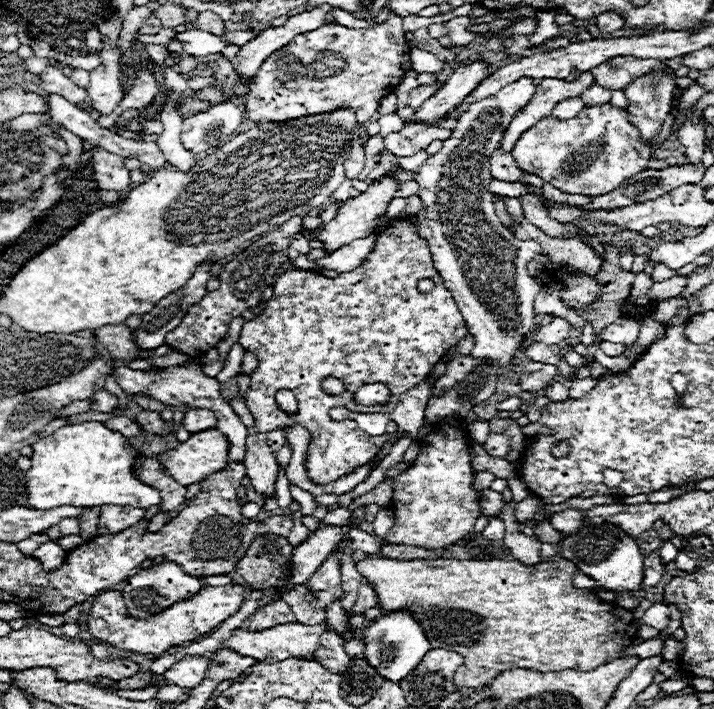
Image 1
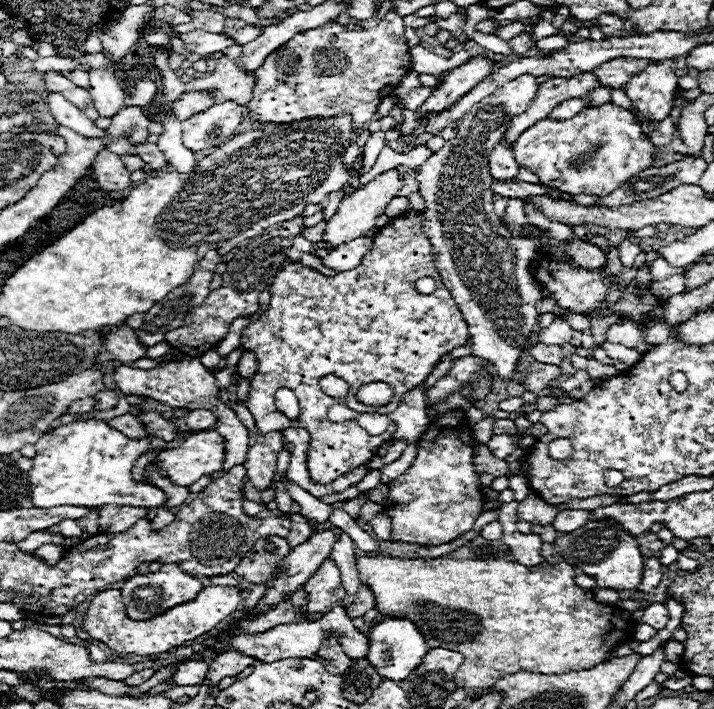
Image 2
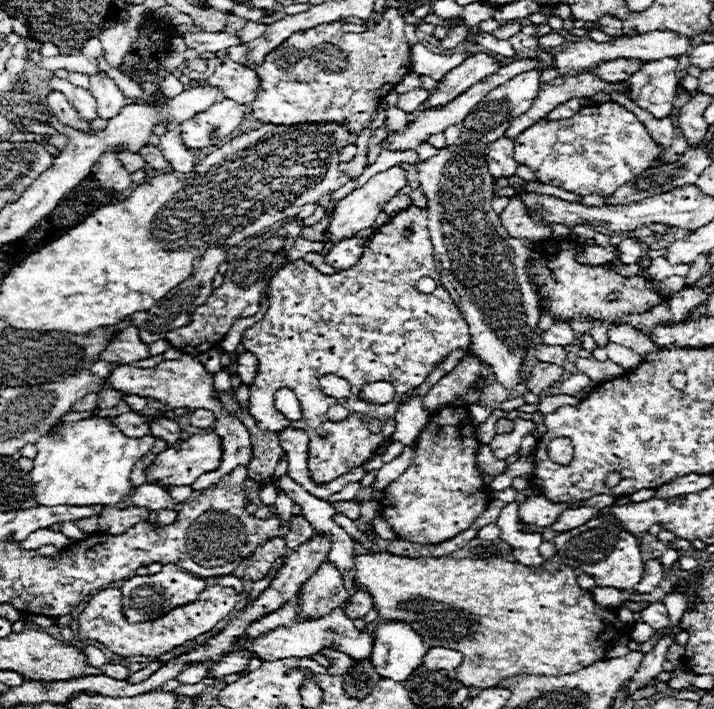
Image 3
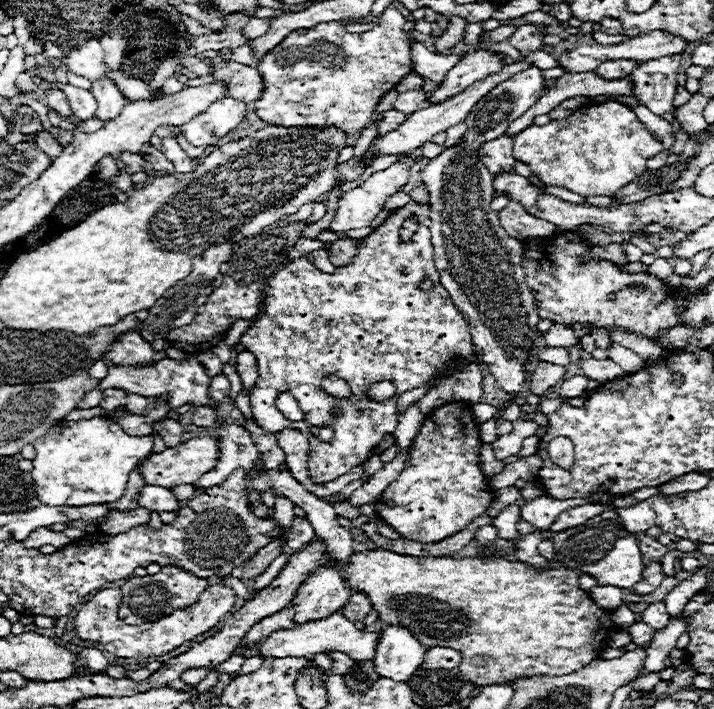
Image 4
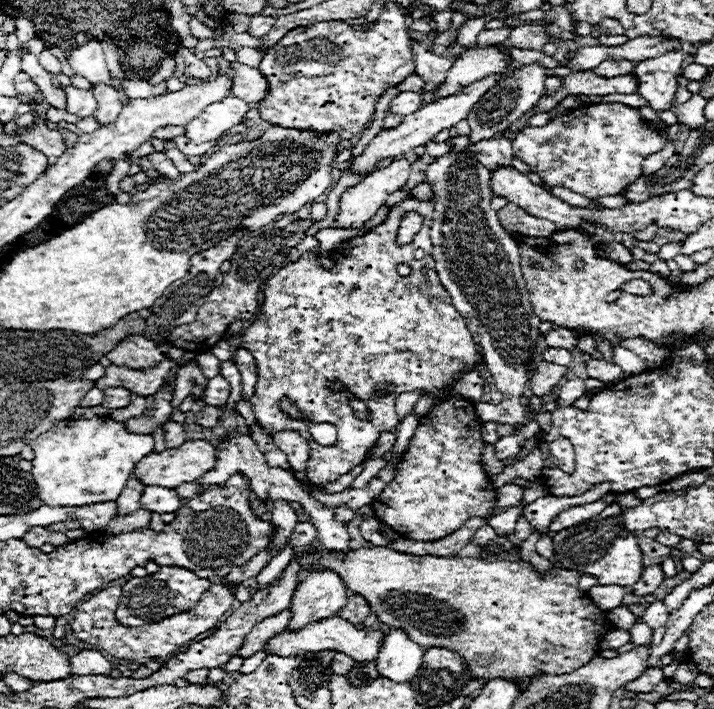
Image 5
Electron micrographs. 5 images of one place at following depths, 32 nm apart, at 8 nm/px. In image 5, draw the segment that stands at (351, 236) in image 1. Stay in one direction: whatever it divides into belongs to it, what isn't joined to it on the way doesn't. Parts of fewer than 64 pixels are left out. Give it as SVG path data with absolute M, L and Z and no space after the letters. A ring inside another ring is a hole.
M406 158L394 160L386 168L374 170L370 176L360 180L356 186L348 188L340 200L340 214L334 228L362 226L368 222L378 208L386 202L386 196L400 190L408 176L412 164Z

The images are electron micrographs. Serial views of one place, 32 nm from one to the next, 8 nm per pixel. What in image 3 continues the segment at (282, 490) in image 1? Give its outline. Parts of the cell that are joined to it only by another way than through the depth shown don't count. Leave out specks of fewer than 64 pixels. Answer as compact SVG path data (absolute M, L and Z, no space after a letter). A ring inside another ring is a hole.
M278 494L278 498L276 498L276 502L274 502L274 506L276 506L276 518L278 520L282 520L282 522L286 522L286 524L290 524L290 520L292 520L292 506L294 506L294 502L286 496L286 494Z

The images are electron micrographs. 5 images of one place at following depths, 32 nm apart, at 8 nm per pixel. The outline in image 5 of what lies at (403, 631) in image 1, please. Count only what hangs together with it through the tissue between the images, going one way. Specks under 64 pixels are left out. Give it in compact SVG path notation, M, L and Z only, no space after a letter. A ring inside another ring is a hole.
M394 630L386 632L386 640L382 644L382 650L376 658L376 666L380 676L386 676L388 680L406 680L410 682L418 668L422 666L422 656L424 656L424 648L418 646L416 642L402 638Z

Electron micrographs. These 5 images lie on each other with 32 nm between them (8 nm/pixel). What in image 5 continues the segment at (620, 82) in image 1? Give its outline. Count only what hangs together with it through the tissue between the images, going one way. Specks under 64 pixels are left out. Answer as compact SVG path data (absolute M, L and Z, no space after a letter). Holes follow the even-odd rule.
M606 60L606 62L598 64L598 66L594 68L594 72L596 72L598 76L604 76L604 78L614 78L614 76L624 76L624 74L632 72L634 66L636 66L636 64L630 62L630 60Z

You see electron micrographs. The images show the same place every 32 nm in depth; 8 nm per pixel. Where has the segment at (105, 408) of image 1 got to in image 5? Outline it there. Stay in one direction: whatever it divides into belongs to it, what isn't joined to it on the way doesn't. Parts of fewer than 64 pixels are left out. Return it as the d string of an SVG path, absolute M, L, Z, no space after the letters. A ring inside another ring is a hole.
M108 388L108 390L104 390L104 402L102 402L102 406L104 408L124 408L124 406L128 406L130 404L130 396L132 396L132 392L128 392L126 388Z

